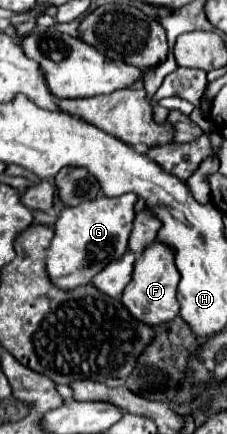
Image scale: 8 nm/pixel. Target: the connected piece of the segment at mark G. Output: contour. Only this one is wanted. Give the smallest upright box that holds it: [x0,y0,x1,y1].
[47,193,137,289]

